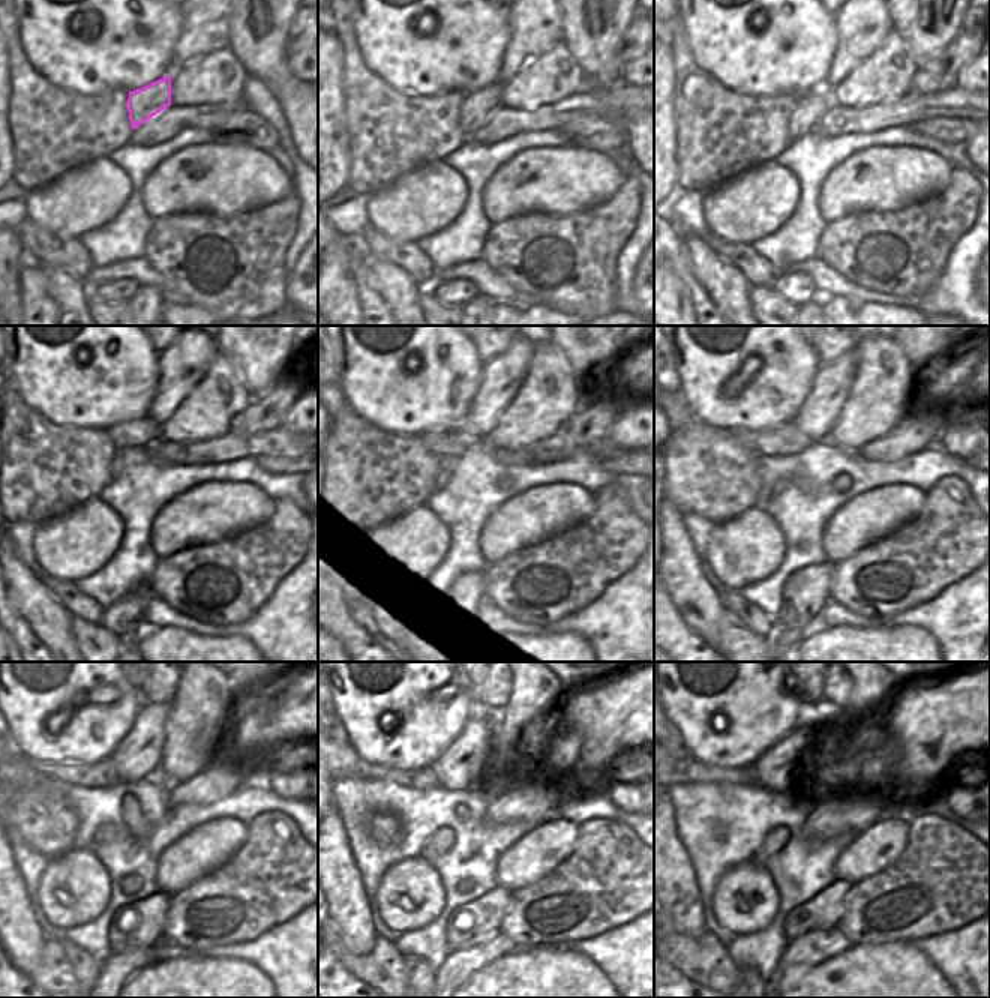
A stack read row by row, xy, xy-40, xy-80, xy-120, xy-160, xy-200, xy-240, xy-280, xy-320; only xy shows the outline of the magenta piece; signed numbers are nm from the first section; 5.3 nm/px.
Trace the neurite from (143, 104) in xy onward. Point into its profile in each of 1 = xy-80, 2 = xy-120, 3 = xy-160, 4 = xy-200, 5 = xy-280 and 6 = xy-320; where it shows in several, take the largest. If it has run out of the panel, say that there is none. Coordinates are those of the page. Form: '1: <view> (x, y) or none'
1: xy-80 (810, 108)
2: xy-120 (123, 458)
3: xy-160 (447, 467)
4: xy-200 (780, 486)
5: xy-280 (441, 841)
6: xy-320 (776, 841)

